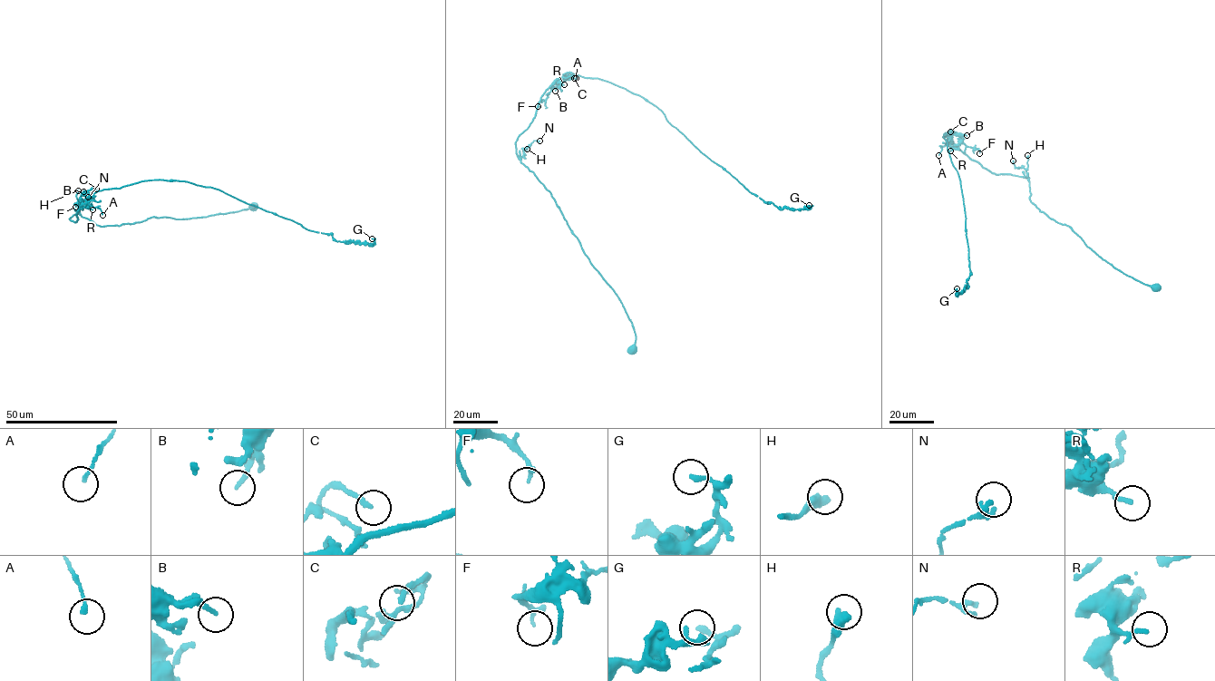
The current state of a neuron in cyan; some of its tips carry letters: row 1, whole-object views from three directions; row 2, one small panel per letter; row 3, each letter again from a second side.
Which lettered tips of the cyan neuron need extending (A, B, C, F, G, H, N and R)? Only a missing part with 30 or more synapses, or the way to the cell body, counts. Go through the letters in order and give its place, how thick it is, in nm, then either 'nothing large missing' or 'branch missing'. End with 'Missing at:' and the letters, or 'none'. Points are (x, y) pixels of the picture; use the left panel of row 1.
A: at (102, 215); 150 nm thick; nothing large missing
B: at (83, 191); 190 nm thick; nothing large missing
C: at (96, 189); 190 nm thick; nothing large missing
F: at (75, 207); 160 nm thick; nothing large missing
G: at (372, 238); 200 nm thick; nothing large missing
H: at (78, 190); 460 nm thick; nothing large missing
N: at (88, 197); 140 nm thick; nothing large missing
R: at (92, 209); 160 nm thick; nothing large missing
Missing at: none

